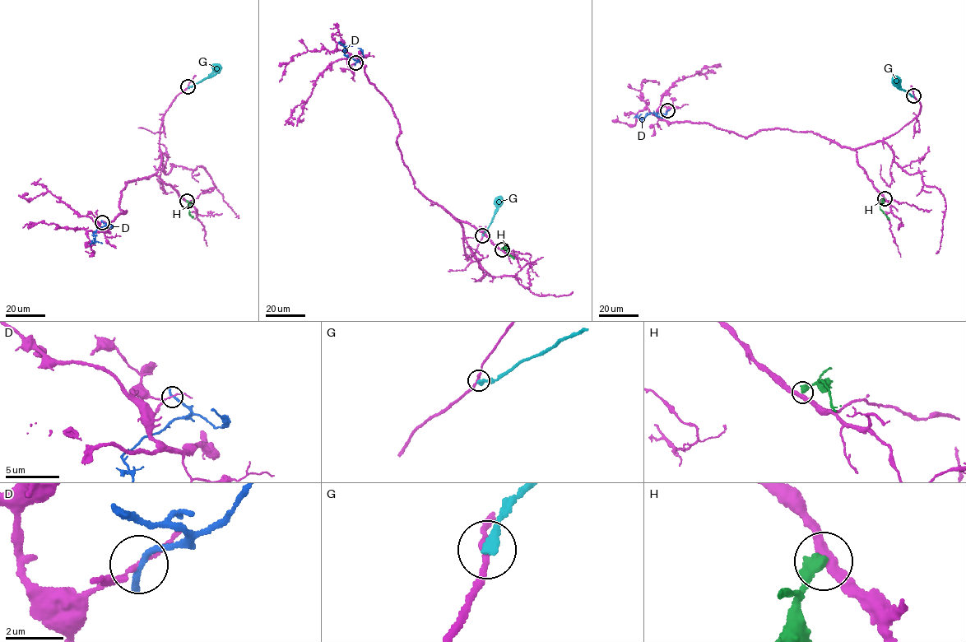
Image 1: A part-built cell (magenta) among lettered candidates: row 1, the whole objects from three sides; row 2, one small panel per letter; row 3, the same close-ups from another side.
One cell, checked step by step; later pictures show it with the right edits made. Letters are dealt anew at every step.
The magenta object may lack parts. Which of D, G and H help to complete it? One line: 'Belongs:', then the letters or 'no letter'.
Belongs: no letter

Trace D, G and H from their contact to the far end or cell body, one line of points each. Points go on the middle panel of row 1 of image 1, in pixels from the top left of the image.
D: (355, 63), (359, 61), (345, 55), (345, 47), (338, 41)
G: (483, 235), (499, 205), (499, 196)
H: (502, 249), (505, 248), (514, 259)

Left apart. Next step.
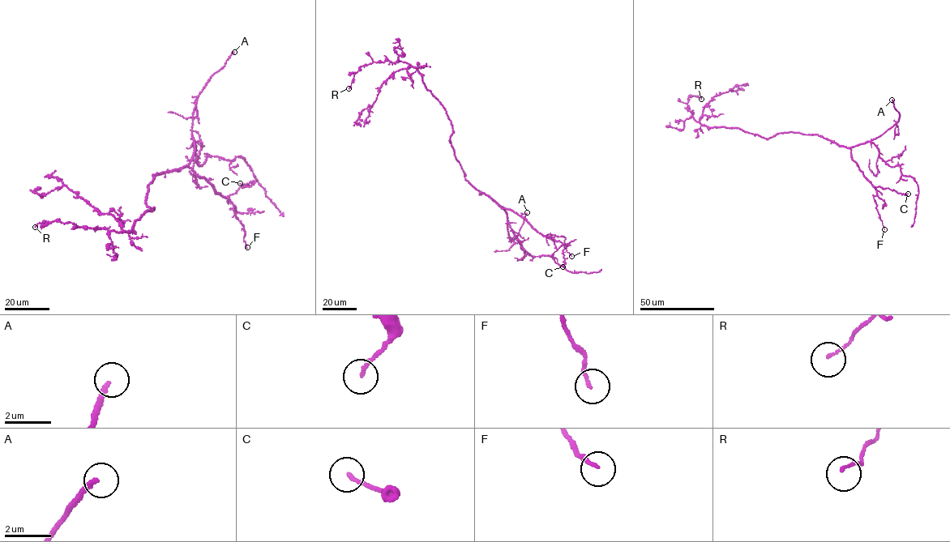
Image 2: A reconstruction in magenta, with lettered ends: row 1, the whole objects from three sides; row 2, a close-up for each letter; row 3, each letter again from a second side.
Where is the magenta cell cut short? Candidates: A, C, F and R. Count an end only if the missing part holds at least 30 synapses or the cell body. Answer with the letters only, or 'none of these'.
A

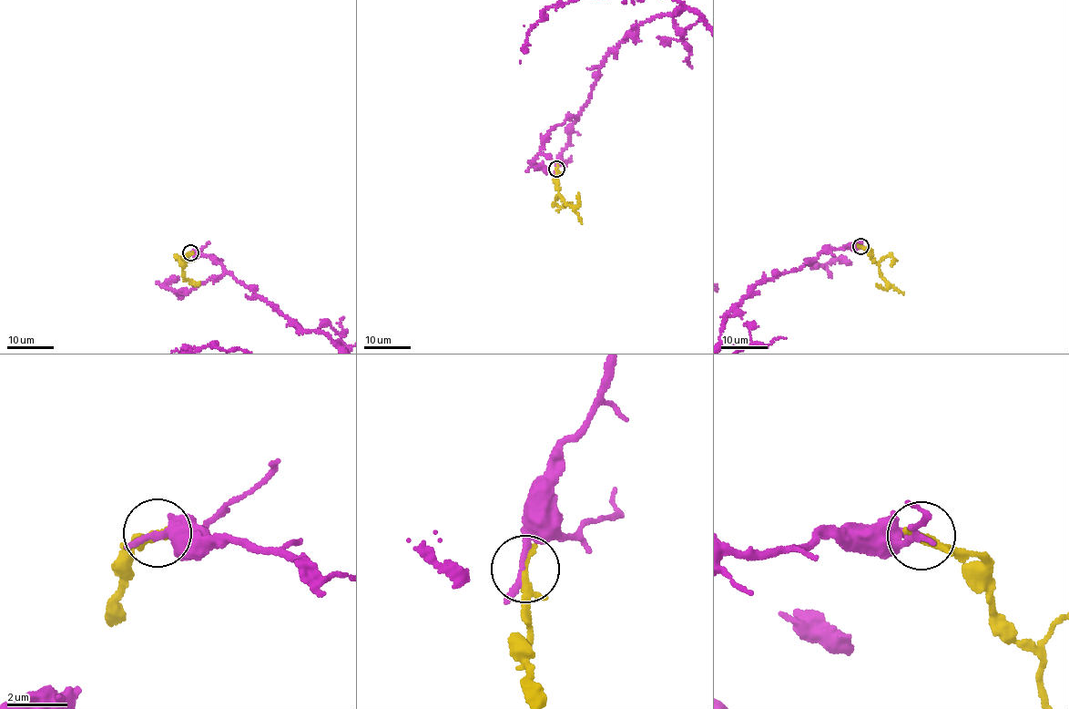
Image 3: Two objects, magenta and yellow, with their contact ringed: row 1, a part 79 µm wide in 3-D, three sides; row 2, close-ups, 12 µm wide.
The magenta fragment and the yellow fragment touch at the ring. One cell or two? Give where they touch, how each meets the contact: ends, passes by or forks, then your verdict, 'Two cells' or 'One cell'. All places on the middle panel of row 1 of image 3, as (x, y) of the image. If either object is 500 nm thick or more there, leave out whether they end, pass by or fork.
Place: (556, 169). At the ring magenta passes by. At the ring yellow passes by. Two cells

